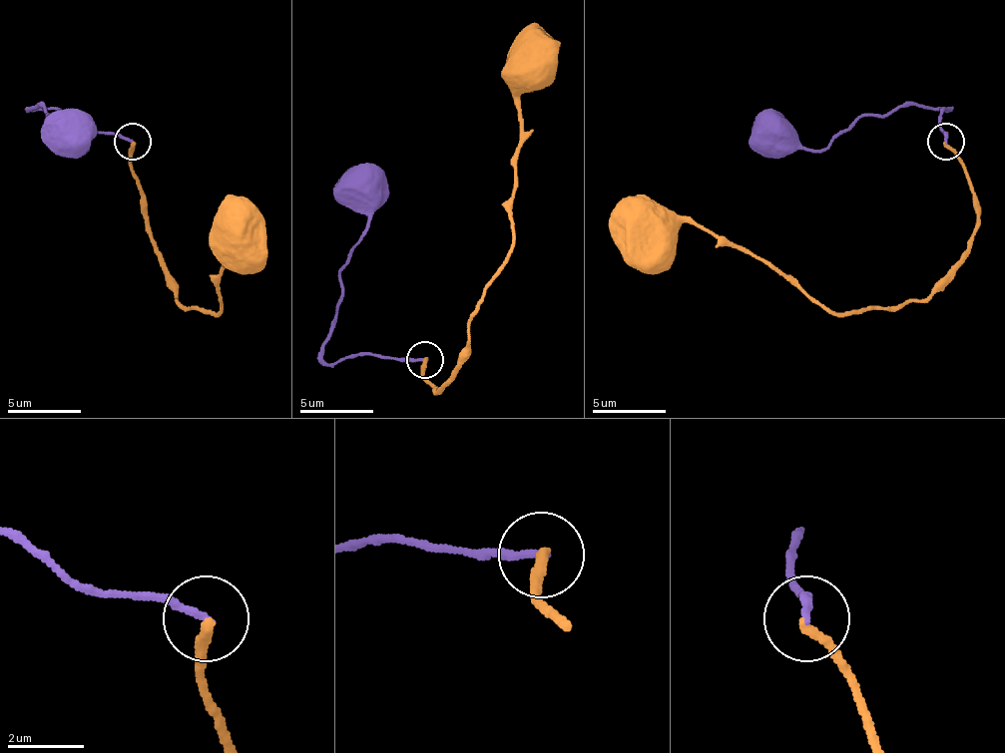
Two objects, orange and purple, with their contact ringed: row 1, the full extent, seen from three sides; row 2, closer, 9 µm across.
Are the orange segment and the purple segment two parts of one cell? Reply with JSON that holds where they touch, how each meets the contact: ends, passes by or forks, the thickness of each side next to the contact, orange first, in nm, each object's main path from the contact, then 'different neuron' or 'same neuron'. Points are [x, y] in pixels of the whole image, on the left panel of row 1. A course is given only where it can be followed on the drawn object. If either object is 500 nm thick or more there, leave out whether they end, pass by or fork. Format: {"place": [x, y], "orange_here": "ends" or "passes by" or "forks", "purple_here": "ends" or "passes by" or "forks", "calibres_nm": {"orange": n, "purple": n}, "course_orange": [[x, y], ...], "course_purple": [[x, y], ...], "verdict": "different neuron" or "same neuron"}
{"place": [132, 142], "orange_here": "ends", "purple_here": "ends", "calibres_nm": {"orange": 280, "purple": 200}, "course_orange": [[131, 141], [131, 166], [146, 228], [175, 301], [183, 308], [216, 312], [227, 220], [219, 239], [238, 246]], "course_purple": [[131, 141], [80, 130], [54, 108], [32, 111], [40, 104], [73, 152], [76, 148], [51, 122], [69, 130]], "verdict": "different neuron"}

